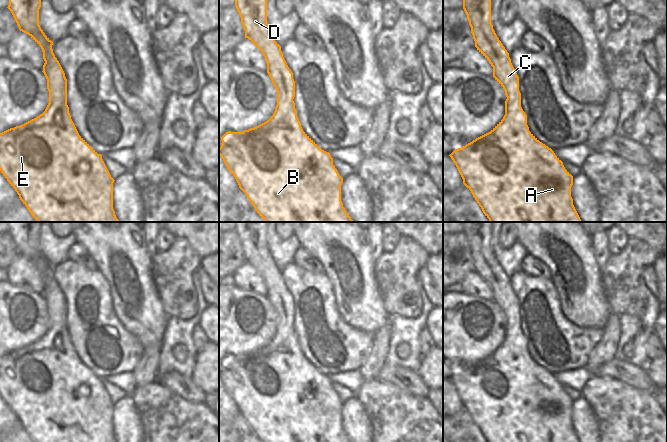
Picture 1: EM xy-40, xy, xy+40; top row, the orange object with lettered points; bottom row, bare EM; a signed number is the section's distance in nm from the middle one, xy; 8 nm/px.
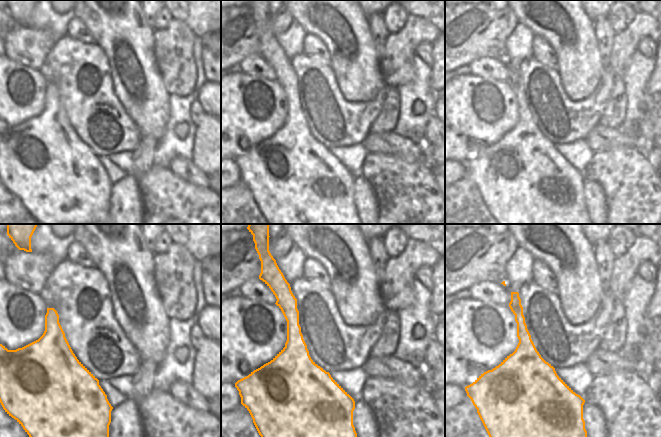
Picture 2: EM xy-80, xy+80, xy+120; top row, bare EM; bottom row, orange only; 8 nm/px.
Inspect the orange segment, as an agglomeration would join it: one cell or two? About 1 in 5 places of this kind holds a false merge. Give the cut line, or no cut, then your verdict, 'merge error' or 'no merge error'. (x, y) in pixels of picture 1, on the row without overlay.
no cut | no merge error

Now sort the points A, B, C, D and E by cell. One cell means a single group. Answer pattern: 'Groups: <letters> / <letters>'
Groups: A B C D E

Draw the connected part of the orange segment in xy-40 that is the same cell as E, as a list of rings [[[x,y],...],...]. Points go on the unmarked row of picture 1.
[[[9,222],[8,233],[11,235],[19,254],[28,258],[42,273],[43,283],[43,297],[47,303],[47,313],[49,315],[49,327],[45,335],[36,342],[14,352],[10,352],[0,357],[0,395],[7,403],[9,408],[15,413],[19,419],[20,424],[27,431],[33,442],[117,442],[113,433],[113,407],[114,403],[111,401],[103,383],[102,379],[98,378],[78,357],[69,337],[67,329],[67,303],[65,297],[55,281],[52,273],[53,266],[45,259],[39,249],[39,233],[41,231],[42,222]]]

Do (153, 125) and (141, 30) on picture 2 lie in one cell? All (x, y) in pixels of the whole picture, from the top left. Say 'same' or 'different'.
same

